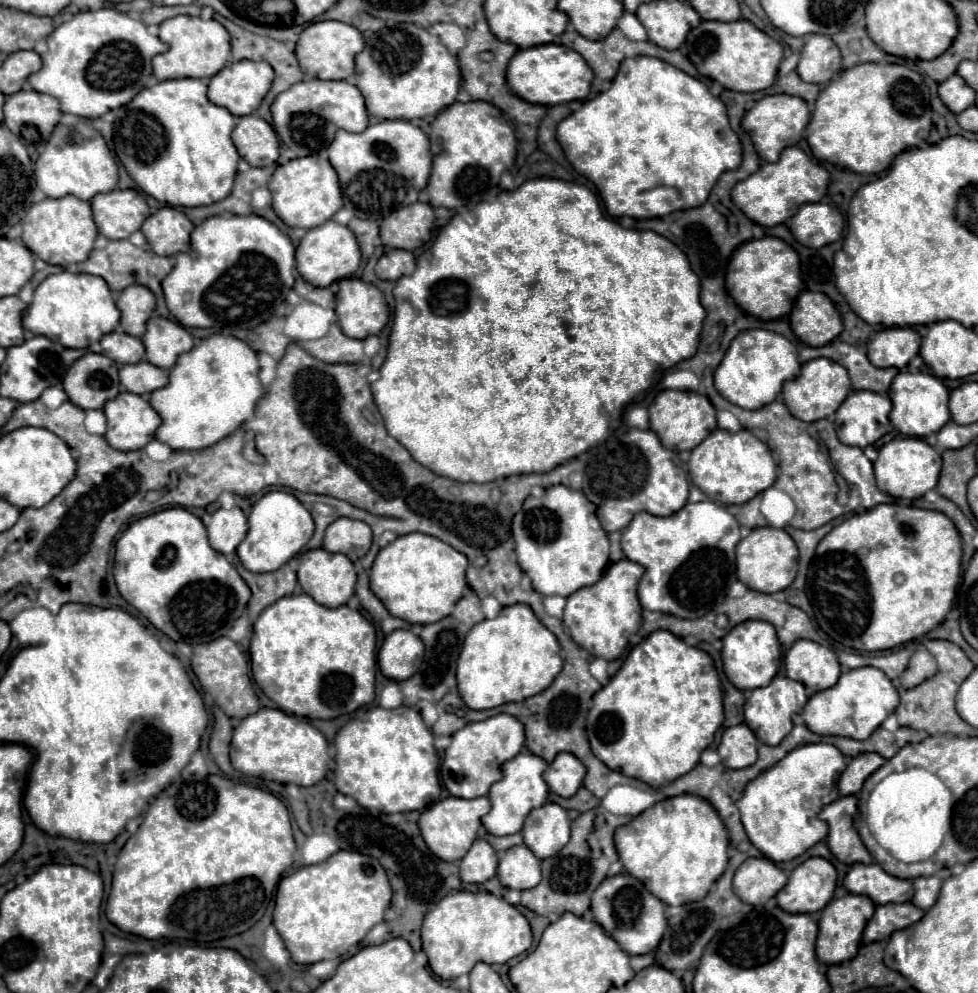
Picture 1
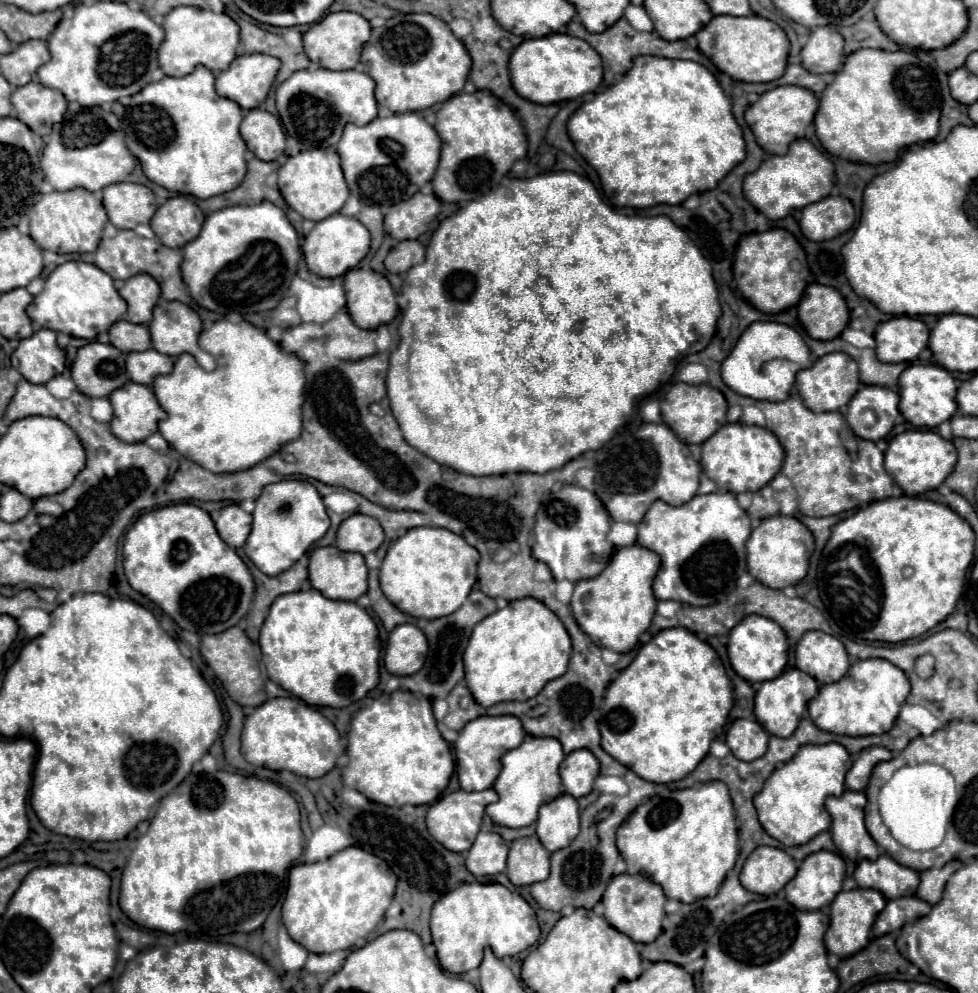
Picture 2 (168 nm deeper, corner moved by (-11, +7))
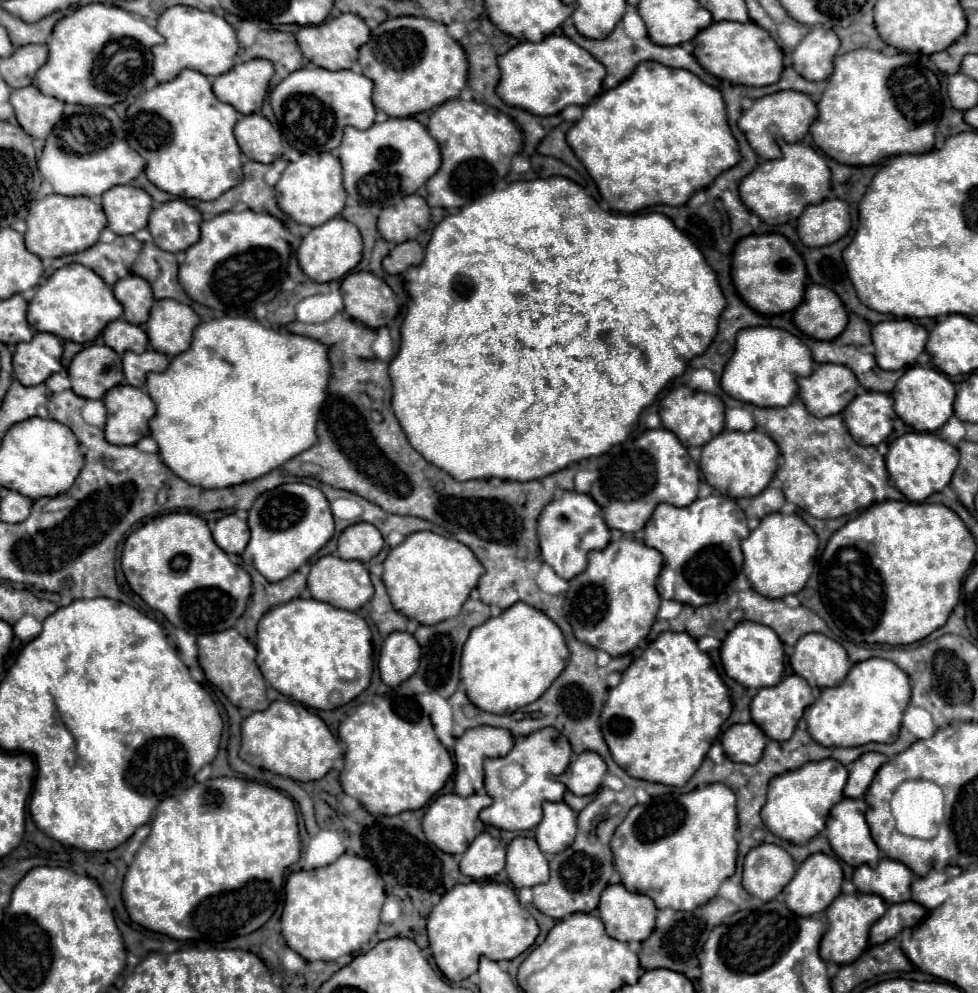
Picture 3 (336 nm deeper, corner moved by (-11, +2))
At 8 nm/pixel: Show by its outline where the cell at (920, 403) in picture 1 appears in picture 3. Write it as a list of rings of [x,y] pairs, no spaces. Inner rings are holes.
[[[914,365],[910,367],[896,383],[894,391],[894,411],[896,415],[910,425],[916,431],[938,431],[952,415],[954,415],[954,399],[956,399],[956,389],[948,381],[944,373],[932,367],[920,367]]]

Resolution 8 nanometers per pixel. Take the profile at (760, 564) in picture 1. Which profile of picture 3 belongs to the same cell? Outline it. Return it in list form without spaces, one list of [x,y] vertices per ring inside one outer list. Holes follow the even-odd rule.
[[[770,513],[740,545],[744,553],[744,573],[752,587],[764,593],[764,597],[780,599],[788,593],[798,593],[806,585],[817,556],[818,537],[798,515]]]

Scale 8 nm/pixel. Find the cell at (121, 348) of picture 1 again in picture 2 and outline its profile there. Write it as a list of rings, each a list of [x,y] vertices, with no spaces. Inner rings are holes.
[[[118,320],[108,330],[108,336],[110,336],[110,344],[120,348],[120,352],[136,352],[150,348],[150,334],[148,328],[142,324]]]

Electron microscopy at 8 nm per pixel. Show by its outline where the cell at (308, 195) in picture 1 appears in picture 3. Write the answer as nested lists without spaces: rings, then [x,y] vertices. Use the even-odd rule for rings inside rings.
[[[334,153],[302,155],[300,161],[288,163],[280,181],[276,183],[278,207],[288,213],[296,223],[318,227],[342,213],[346,191],[342,187],[342,165]]]

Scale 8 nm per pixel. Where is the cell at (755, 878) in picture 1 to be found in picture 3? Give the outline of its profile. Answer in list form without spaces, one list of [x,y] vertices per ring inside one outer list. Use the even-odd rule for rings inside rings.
[[[762,843],[744,859],[742,887],[762,901],[772,901],[794,877],[796,863],[778,845]]]

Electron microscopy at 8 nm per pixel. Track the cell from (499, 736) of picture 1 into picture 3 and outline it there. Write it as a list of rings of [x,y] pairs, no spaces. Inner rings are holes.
[[[474,727],[468,729],[462,737],[456,739],[456,747],[454,747],[454,759],[456,759],[456,777],[454,777],[454,791],[462,797],[466,795],[474,795],[480,793],[484,789],[484,761],[492,759],[492,757],[504,757],[510,753],[514,745],[514,737],[508,729],[500,729],[500,727]]]

